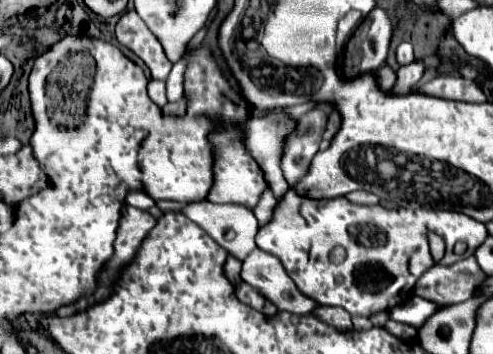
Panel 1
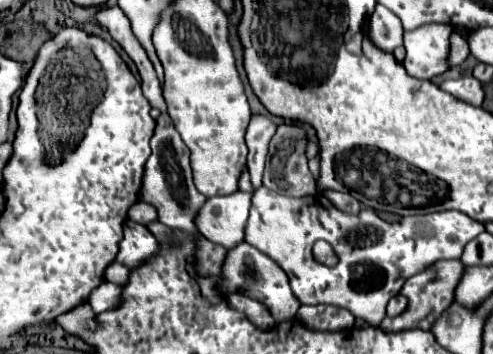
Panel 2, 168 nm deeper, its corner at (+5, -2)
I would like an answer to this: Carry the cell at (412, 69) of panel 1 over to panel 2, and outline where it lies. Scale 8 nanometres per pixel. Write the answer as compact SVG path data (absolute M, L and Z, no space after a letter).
M424 24L416 30L404 32L404 68L410 76L420 80L432 80L434 76L440 76L450 68L448 38L452 30L452 26L444 24Z

